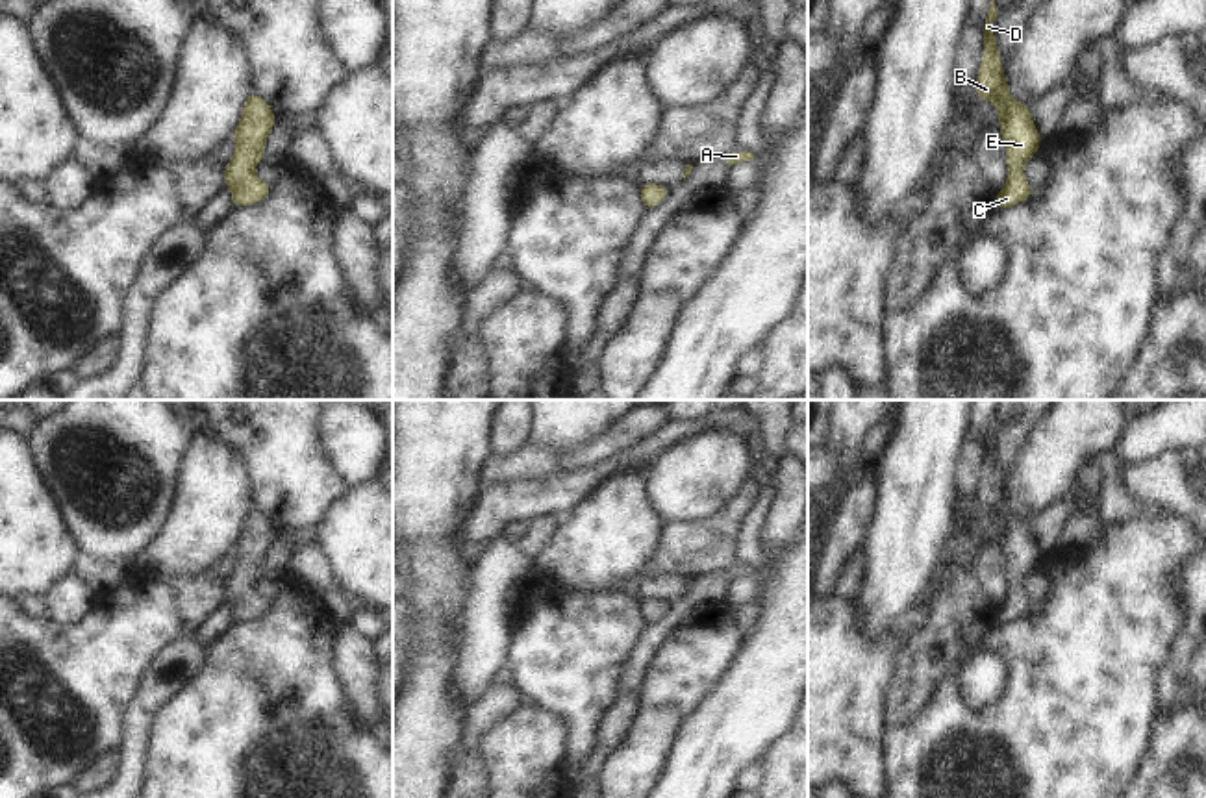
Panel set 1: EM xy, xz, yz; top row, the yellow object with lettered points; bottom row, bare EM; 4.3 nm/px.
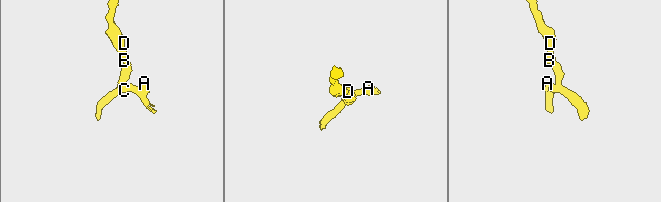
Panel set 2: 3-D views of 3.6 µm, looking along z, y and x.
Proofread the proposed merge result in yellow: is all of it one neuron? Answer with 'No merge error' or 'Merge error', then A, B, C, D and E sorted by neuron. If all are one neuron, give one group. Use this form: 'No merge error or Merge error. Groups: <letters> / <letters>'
No merge error. Groups: A B C D E.

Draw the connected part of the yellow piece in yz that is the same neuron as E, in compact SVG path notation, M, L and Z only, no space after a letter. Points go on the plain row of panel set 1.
M993 415L982 441L984 467L974 498L974 509L982 515L993 517L997 522L999 544L1006 557L1006 581L1010 589L1002 605L995 609L995 624L1010 624L1034 609L1032 602L1024 594L1023 581L1032 570L1037 568L1043 552L1032 537L1030 522L1017 517L1008 507L1008 496L1004 493L1004 483L993 448L995 433L997 420Z

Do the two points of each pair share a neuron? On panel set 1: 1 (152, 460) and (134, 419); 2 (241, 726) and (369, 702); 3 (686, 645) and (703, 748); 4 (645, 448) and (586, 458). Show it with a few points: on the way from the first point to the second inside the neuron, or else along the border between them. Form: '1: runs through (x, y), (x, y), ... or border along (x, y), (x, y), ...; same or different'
1: runs through (143, 450), (134, 441), (134, 428); same
2: border along (334, 667), (347, 700), (367, 728); different
3: border along (723, 673), (714, 689), (682, 721), (671, 743); different
4: border along (651, 432), (636, 443), (573, 471); different

